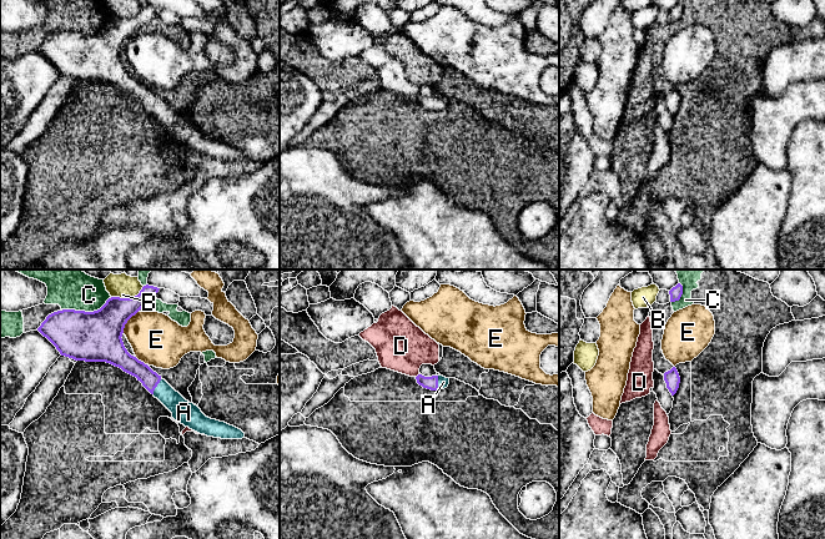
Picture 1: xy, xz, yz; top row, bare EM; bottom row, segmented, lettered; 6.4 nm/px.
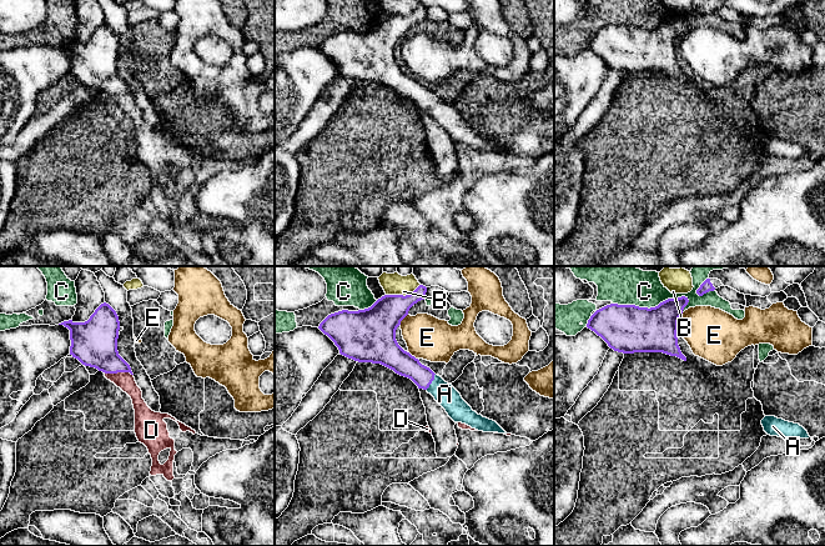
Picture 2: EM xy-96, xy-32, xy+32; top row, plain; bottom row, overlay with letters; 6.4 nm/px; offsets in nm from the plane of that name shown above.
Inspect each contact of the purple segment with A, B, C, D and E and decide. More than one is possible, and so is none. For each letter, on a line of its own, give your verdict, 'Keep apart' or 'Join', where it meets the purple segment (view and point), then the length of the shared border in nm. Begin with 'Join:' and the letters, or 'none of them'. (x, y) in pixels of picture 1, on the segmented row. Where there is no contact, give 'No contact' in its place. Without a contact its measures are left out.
Join: A
A: Join. Touches purple at xy (156, 386). Shared border 120 nm
B: Keep apart. Touches purple at xy (127, 298). Shared border 220 nm
C: Keep apart. Touches purple at xy (86, 312). Shared border 340 nm
D: Keep apart. Touches purple at xz (417, 376). Shared border 40 nm
E: Keep apart. Touches purple at xy (126, 322). Shared border 170 nm

